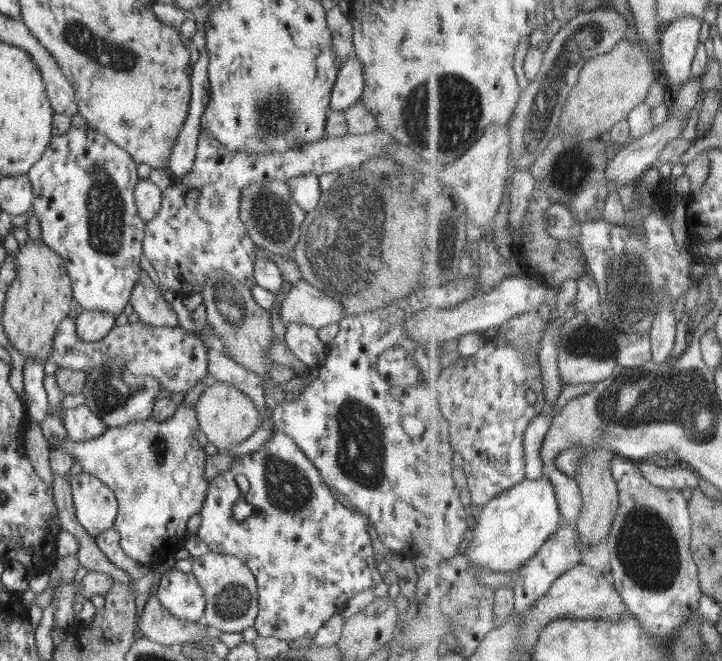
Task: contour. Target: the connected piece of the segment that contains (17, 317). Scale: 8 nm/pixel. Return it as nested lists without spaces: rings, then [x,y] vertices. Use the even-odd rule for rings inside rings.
[[[28,238],[19,248],[16,255],[17,273],[6,292],[1,324],[10,344],[24,358],[48,362],[53,354],[54,335],[59,324],[68,317],[71,307],[75,305],[72,282],[63,266],[62,257],[47,248],[43,240]]]

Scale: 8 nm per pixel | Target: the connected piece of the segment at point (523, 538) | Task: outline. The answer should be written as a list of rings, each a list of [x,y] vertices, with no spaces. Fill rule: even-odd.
[[[549,475],[534,480],[528,477],[517,487],[503,492],[500,496],[493,498],[484,508],[478,522],[474,523],[475,537],[471,540],[471,545],[467,548],[467,556],[475,562],[476,566],[487,571],[512,573],[520,570],[529,560],[532,560],[557,534],[562,526],[563,513],[557,490]]]

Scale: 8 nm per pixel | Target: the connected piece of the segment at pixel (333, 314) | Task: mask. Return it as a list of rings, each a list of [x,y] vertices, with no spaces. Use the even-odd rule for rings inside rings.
[[[300,281],[292,285],[290,292],[285,294],[284,300],[280,302],[277,313],[280,314],[285,325],[295,322],[315,329],[330,326],[344,318],[342,305],[333,297],[326,296],[320,289],[314,288],[308,281]],[[318,292],[320,292],[320,300],[318,300]]]

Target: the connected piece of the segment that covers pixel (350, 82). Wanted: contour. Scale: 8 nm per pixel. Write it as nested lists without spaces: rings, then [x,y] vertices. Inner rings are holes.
[[[357,56],[346,59],[339,68],[329,96],[329,110],[345,111],[360,100],[365,87],[363,66]]]

